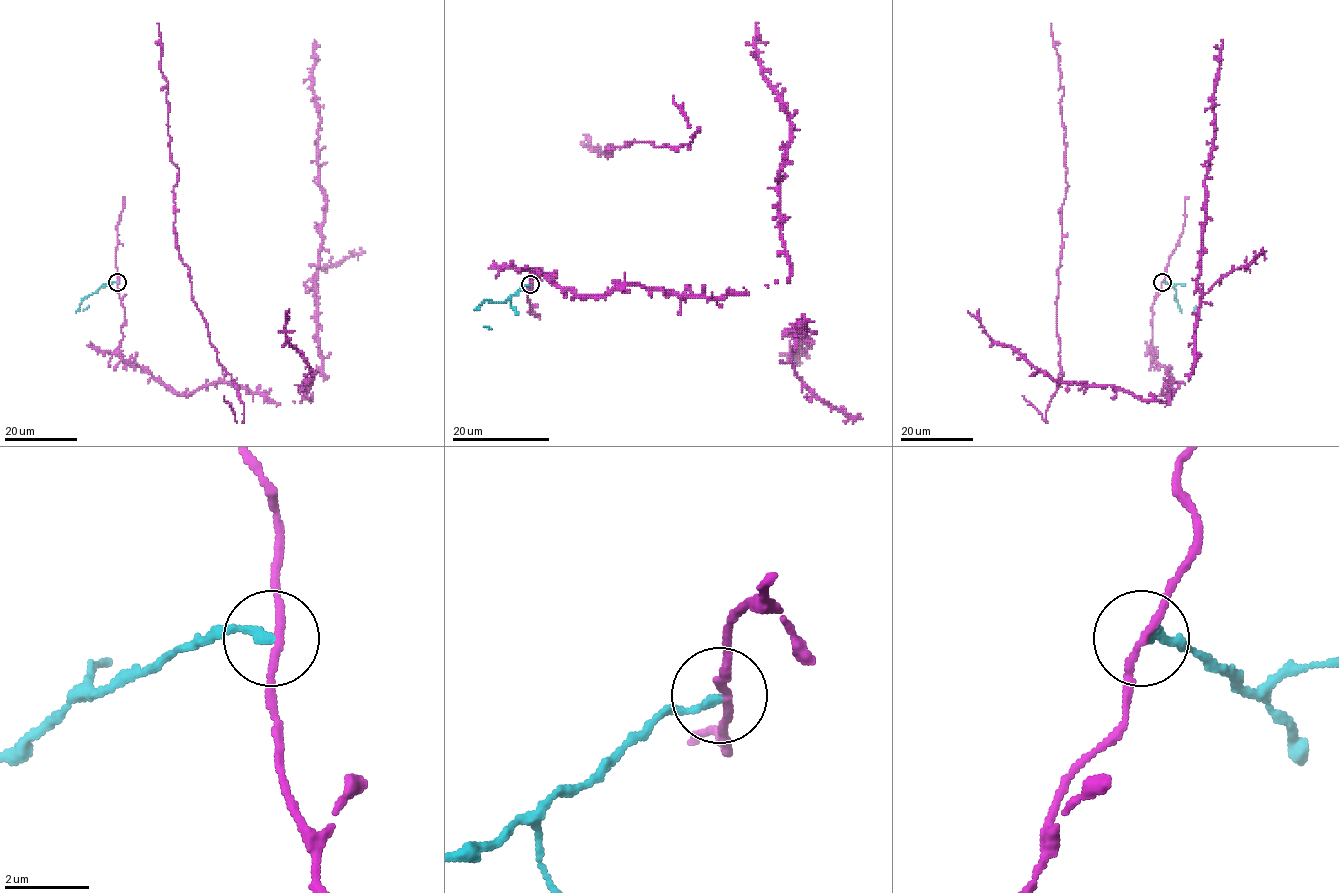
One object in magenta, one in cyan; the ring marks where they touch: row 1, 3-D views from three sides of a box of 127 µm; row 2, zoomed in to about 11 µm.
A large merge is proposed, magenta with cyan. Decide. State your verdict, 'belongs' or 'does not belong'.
does not belong

